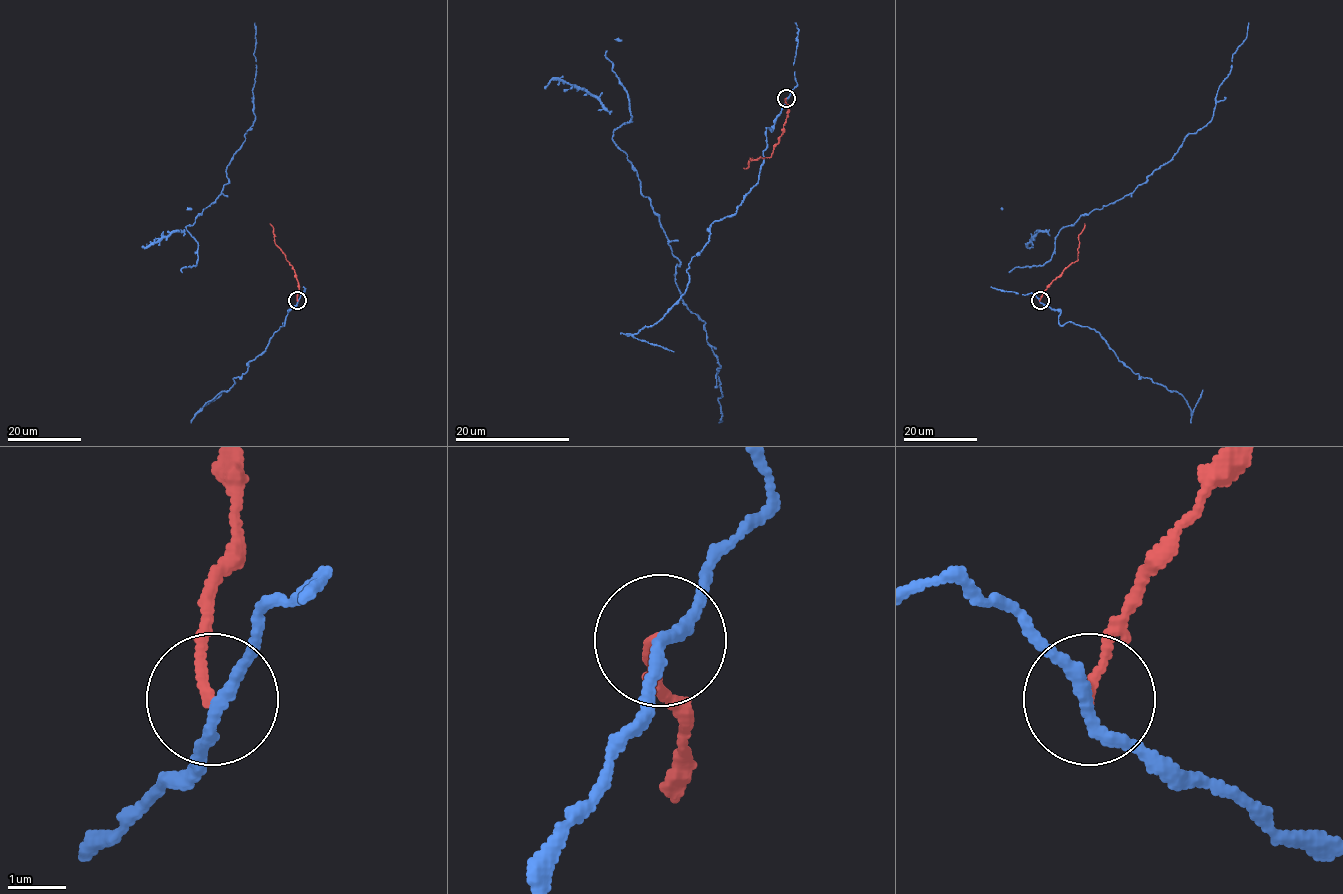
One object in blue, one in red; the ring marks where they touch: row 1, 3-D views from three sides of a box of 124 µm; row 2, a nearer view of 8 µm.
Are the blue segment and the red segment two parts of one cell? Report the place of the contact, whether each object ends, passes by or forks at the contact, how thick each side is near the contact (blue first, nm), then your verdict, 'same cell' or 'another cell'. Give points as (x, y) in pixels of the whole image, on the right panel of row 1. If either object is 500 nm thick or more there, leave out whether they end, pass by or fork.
at (1040, 300); blue passes by; red ends there; 200 nm thick on the blue side, 150 nm on the other; another cell

